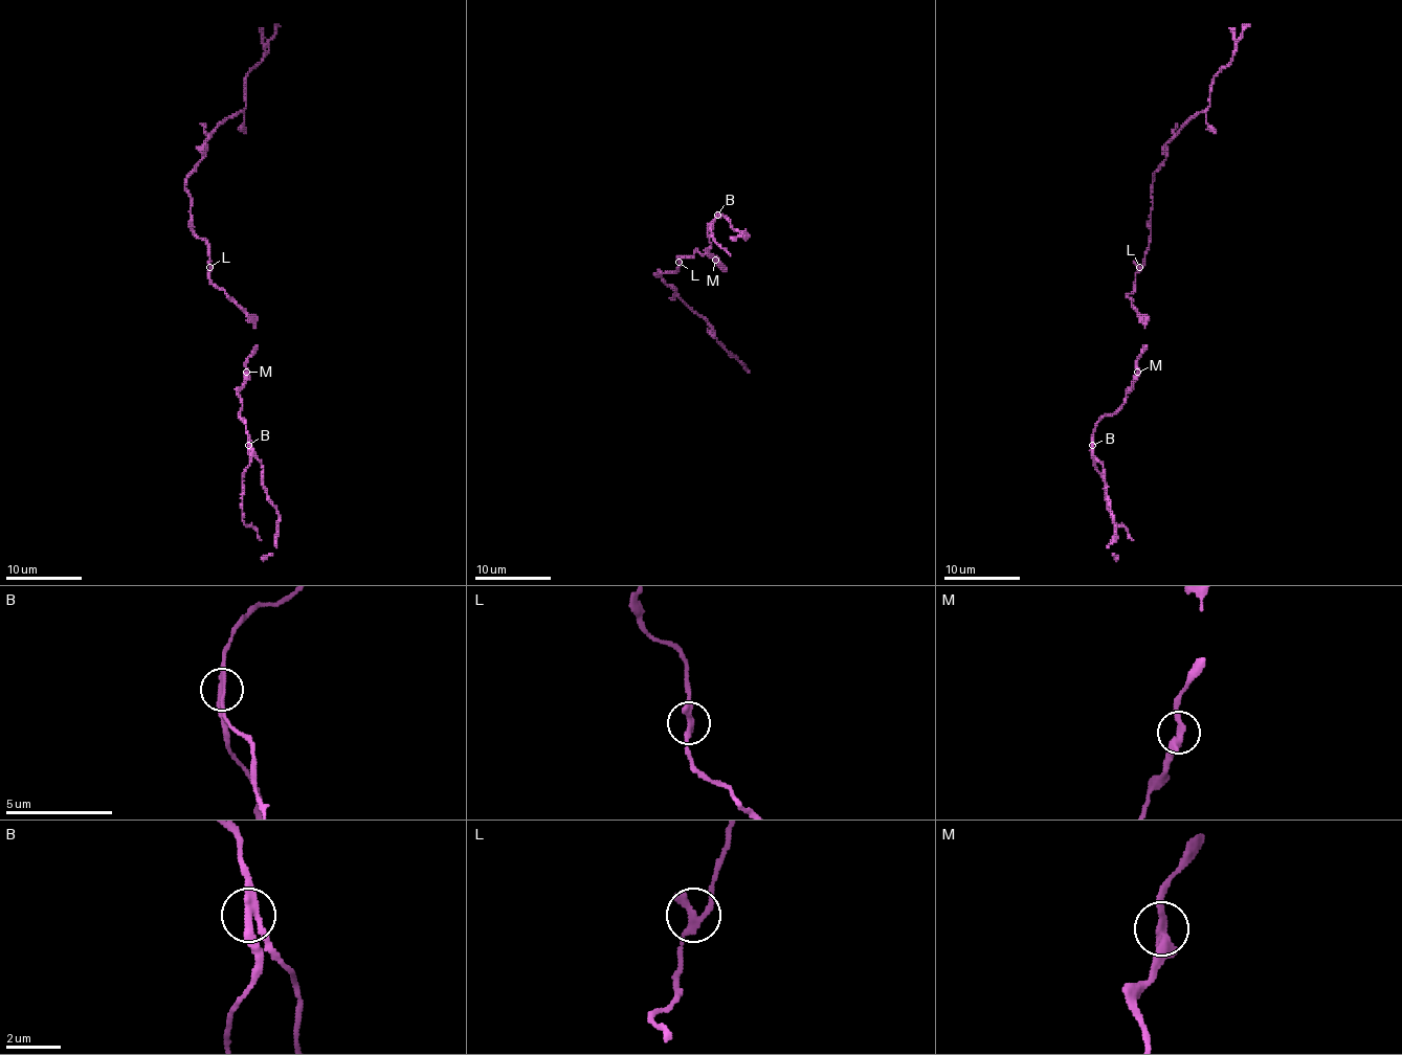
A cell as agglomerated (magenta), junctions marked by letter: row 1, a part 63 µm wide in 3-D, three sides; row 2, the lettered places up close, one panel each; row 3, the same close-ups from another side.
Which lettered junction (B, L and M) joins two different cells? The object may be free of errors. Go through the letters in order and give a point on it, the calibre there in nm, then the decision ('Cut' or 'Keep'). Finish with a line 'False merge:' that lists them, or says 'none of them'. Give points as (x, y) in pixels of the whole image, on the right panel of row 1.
B: Place: (1092, 445). Thickness 300 nm. Cut
L: Place: (1139, 267). Thickness 300 nm. Keep
M: Place: (1137, 372). Thickness 320 nm. Keep
False merge: B

